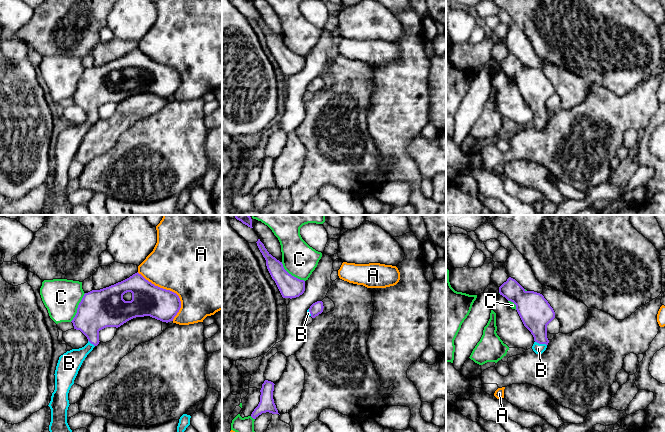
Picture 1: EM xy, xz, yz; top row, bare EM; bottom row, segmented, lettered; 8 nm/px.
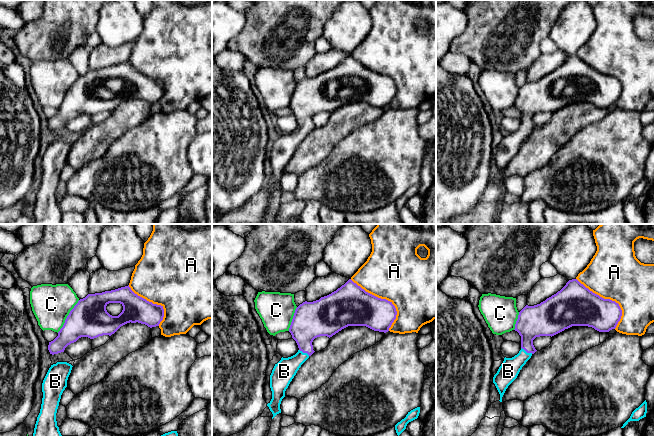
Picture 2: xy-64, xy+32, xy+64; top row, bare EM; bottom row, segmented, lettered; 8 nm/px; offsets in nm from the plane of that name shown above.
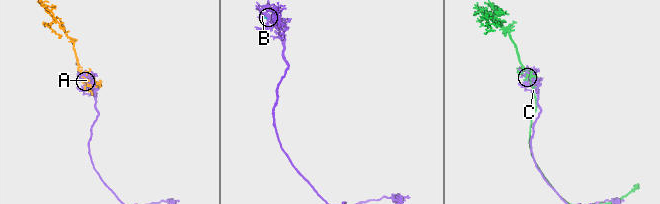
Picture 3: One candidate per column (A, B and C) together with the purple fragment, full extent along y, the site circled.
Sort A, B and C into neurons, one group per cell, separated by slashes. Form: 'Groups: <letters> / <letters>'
Groups: A / B / C

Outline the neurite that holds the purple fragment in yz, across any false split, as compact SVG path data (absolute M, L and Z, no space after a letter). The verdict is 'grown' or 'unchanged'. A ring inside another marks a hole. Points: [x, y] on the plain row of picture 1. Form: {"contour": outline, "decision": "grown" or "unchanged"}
{"contour": "M511 53L499 63L499 69L516 81L524 102L534 113L533 127L542 130L549 119L547 101L555 94L553 84L542 70L526 67Z", "decision": "grown"}

